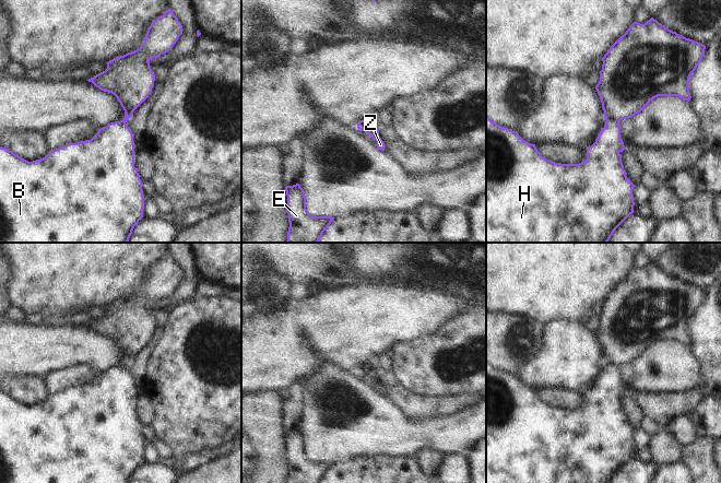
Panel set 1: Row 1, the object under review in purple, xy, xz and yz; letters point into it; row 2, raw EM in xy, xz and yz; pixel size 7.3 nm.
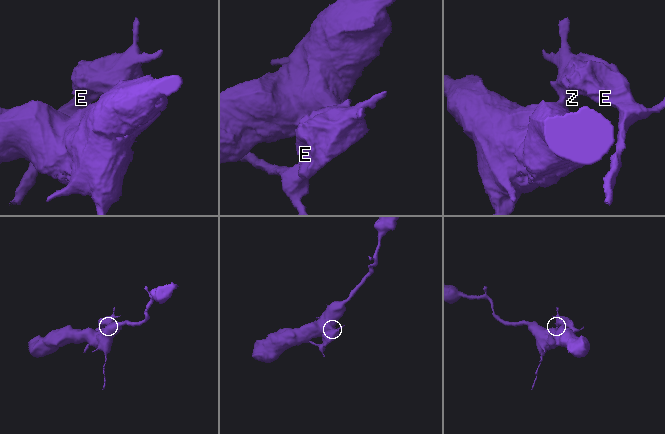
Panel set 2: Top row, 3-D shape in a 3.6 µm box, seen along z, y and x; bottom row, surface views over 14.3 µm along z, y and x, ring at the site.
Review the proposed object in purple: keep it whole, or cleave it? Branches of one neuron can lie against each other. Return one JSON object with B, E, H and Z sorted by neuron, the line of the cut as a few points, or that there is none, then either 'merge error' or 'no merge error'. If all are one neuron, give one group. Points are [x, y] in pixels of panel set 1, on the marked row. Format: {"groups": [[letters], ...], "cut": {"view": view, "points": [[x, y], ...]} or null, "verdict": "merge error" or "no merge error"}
{"groups": [["B", "H"], ["E", "Z"]], "cut": {"view": "xz", "points": [[374, 118], [367, 126], [359, 129]]}, "verdict": "merge error"}

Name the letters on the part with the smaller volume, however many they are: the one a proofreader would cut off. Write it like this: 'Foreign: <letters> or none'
Foreign: E, Z

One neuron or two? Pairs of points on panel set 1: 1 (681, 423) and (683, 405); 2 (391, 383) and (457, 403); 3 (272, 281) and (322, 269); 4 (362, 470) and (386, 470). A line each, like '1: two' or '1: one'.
1: two
2: one
3: two
4: one

